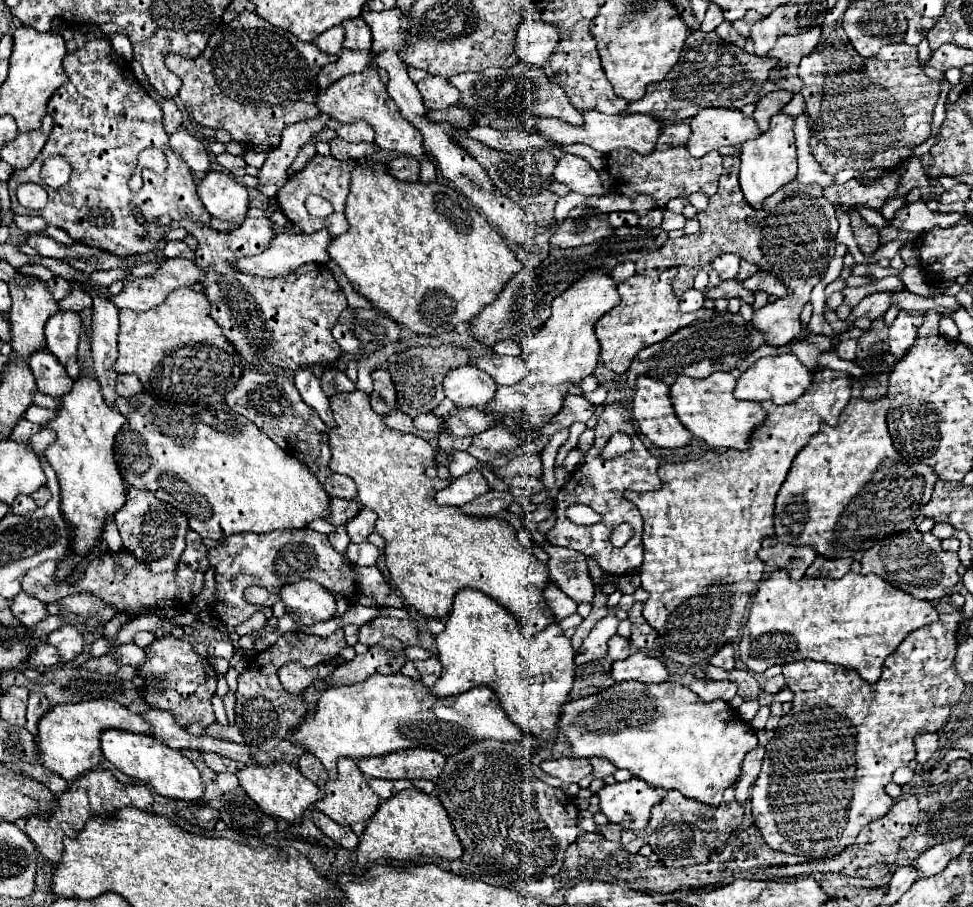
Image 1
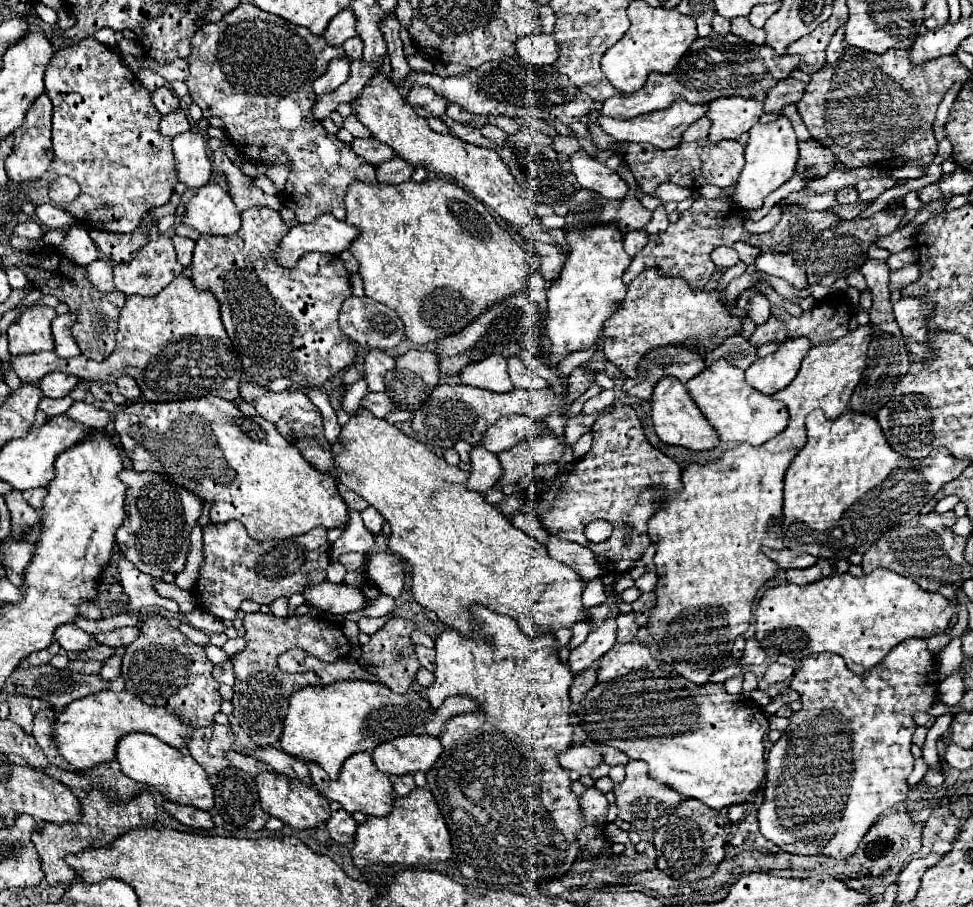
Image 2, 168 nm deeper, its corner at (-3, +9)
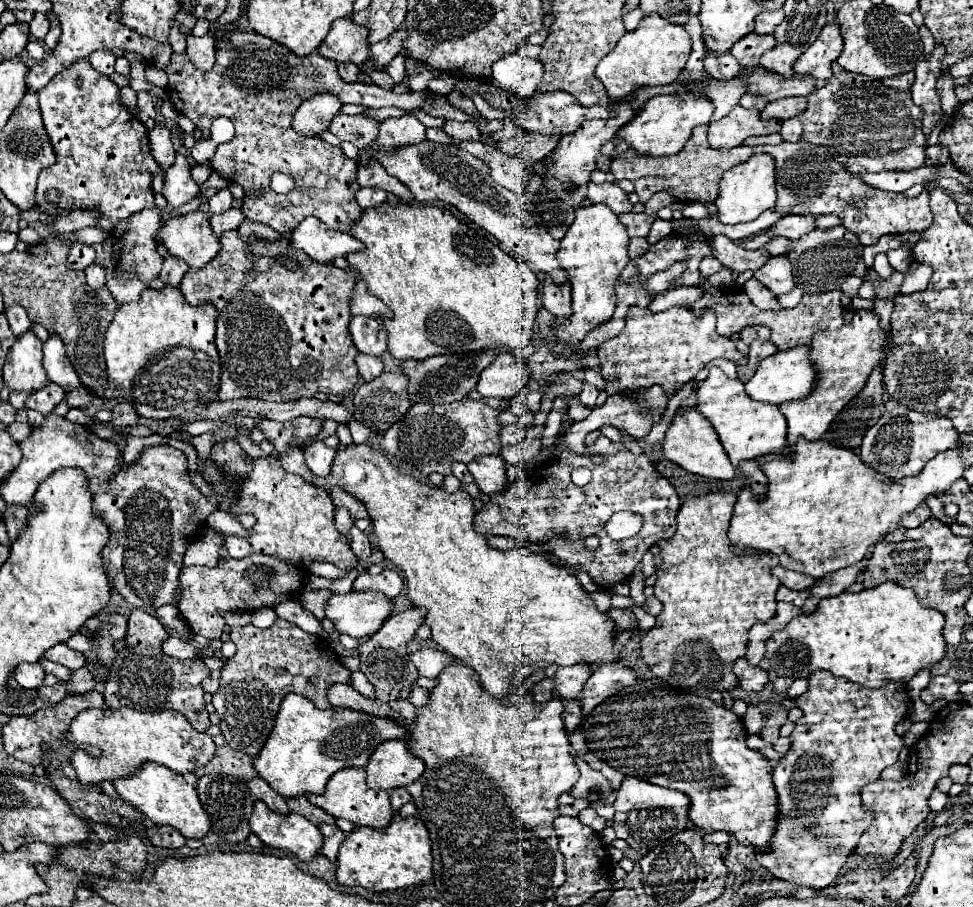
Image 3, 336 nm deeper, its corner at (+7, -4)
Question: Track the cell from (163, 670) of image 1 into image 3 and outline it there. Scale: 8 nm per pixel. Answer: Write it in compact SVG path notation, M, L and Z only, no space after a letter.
M134 610L128 618L128 634L126 644L118 650L114 664L110 668L108 680L104 684L104 698L110 708L134 708L140 712L160 712L160 710L176 710L180 712L196 730L206 732L210 726L204 690L200 682L210 676L210 668L198 660L178 660L166 656L162 652L162 642L168 638L168 632L158 622L156 616L146 610Z

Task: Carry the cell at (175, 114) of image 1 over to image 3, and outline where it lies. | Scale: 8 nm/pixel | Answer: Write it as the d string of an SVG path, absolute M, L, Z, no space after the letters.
M154 126L150 130L148 138L150 138L150 152L152 152L154 160L166 170L172 164L172 158L176 156L170 130L166 126Z

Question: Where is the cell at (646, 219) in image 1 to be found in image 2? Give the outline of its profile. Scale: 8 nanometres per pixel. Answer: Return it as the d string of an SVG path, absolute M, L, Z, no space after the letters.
M660 205L656 211L652 211L652 219L650 219L650 223L646 225L646 231L648 233L662 233L666 227L668 227L668 215L666 215L666 211L664 211L664 207Z

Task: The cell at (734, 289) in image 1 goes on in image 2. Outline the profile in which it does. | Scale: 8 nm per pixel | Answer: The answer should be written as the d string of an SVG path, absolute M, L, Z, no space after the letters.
M752 289L744 291L740 301L738 301L738 307L746 309L748 311L748 317L756 323L756 325L762 325L770 319L770 301L766 295L762 293L756 293Z

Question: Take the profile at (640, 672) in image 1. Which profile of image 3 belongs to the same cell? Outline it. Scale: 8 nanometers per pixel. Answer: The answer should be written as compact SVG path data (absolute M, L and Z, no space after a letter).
M622 662L600 664L582 688L582 714L588 716L594 706L624 690L626 686L636 684L636 680L636 672L630 666L624 666Z

